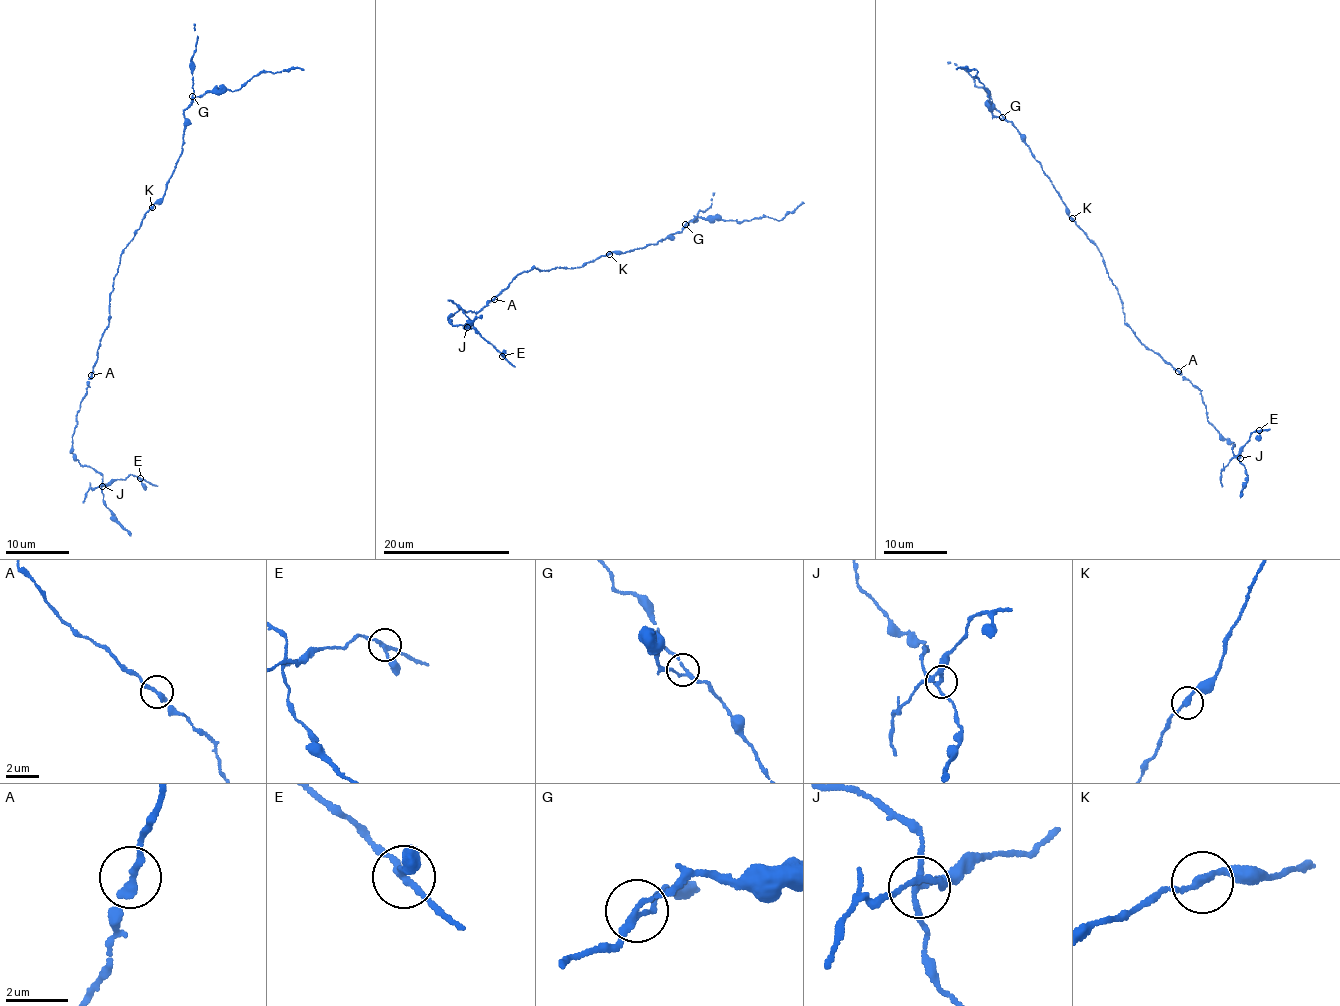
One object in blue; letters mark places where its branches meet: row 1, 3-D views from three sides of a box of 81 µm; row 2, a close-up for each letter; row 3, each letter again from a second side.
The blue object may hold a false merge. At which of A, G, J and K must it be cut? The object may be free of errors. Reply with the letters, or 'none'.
J

